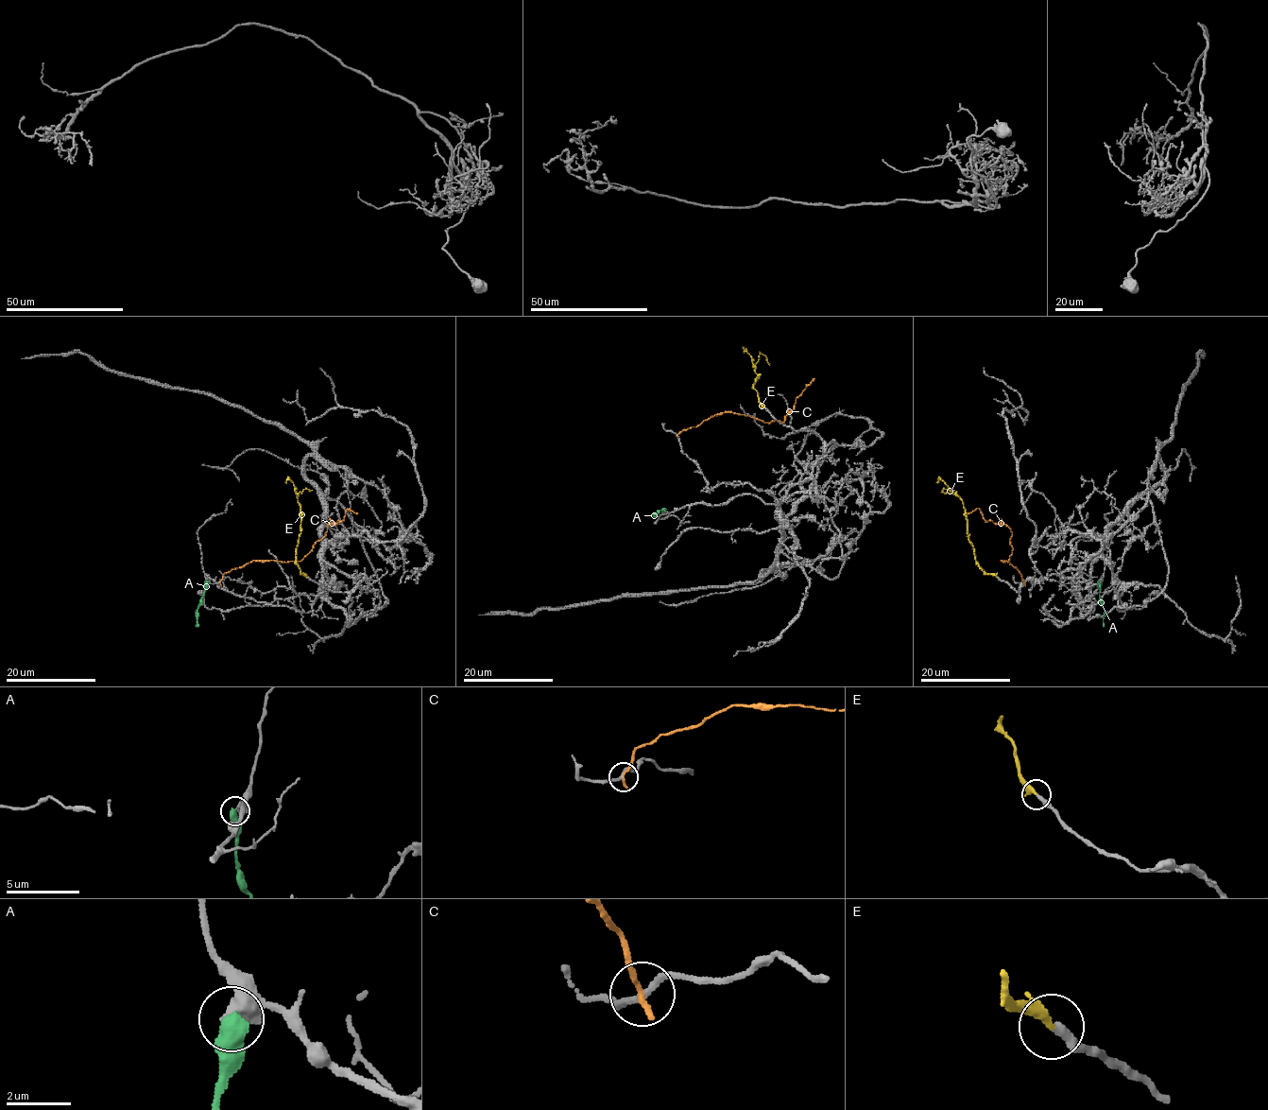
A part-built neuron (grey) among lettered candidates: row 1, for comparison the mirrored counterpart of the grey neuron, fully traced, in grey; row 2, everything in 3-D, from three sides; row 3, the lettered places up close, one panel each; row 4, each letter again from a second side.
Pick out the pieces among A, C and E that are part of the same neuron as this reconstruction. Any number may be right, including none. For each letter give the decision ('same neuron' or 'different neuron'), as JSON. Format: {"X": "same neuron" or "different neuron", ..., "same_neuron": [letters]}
{"A": "different neuron", "C": "different neuron", "E": "same neuron", "same_neuron": ["E"]}

